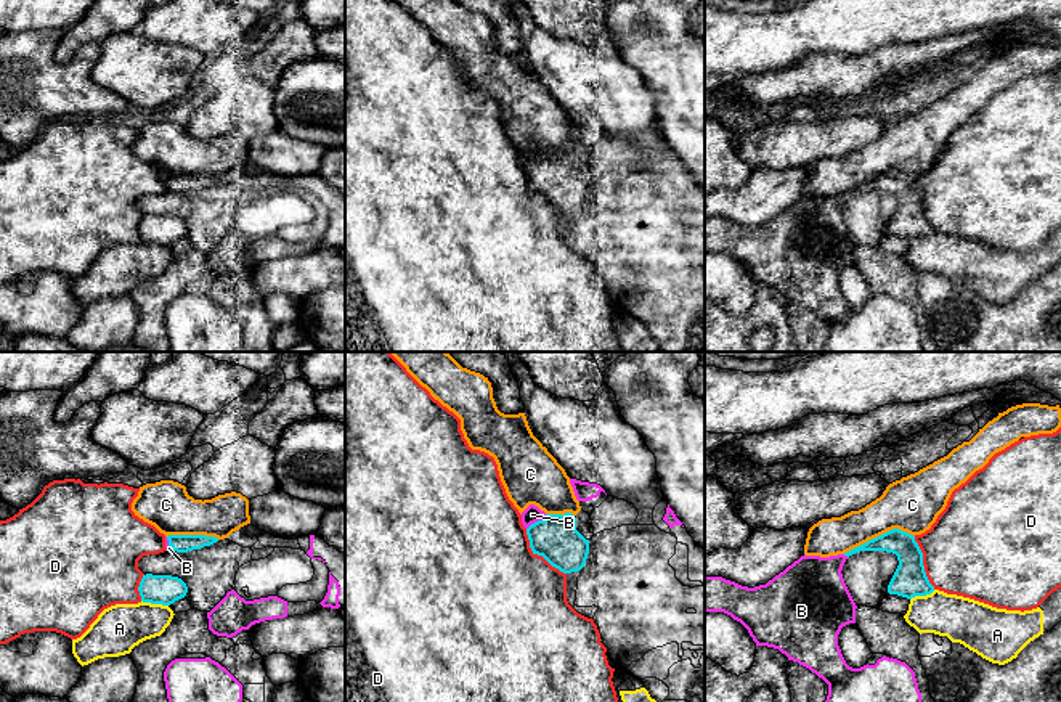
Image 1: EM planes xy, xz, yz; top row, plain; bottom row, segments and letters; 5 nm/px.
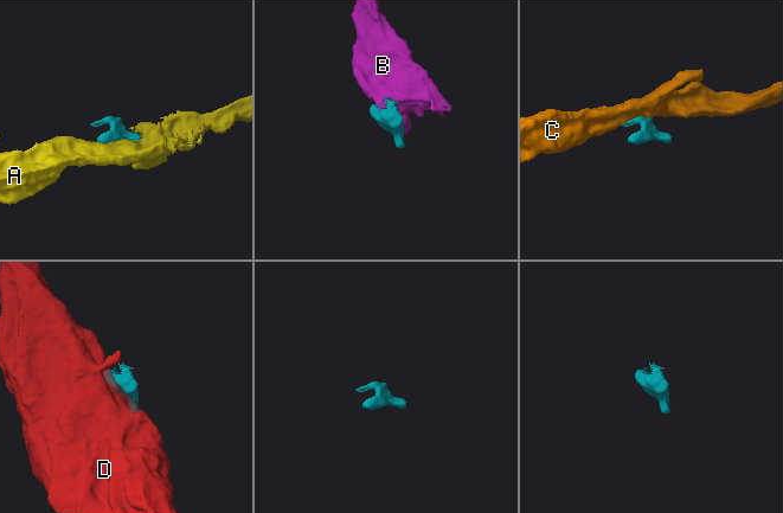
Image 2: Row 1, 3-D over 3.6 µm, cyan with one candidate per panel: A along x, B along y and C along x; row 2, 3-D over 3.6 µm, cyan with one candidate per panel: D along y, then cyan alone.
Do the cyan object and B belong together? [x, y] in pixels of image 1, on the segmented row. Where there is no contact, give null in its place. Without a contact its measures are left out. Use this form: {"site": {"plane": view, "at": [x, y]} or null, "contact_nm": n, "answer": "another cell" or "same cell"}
{"site": {"plane": "xz", "at": [538, 521]}, "contact_nm": 130, "answer": "same cell"}

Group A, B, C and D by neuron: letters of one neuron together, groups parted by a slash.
A / B / C / D

